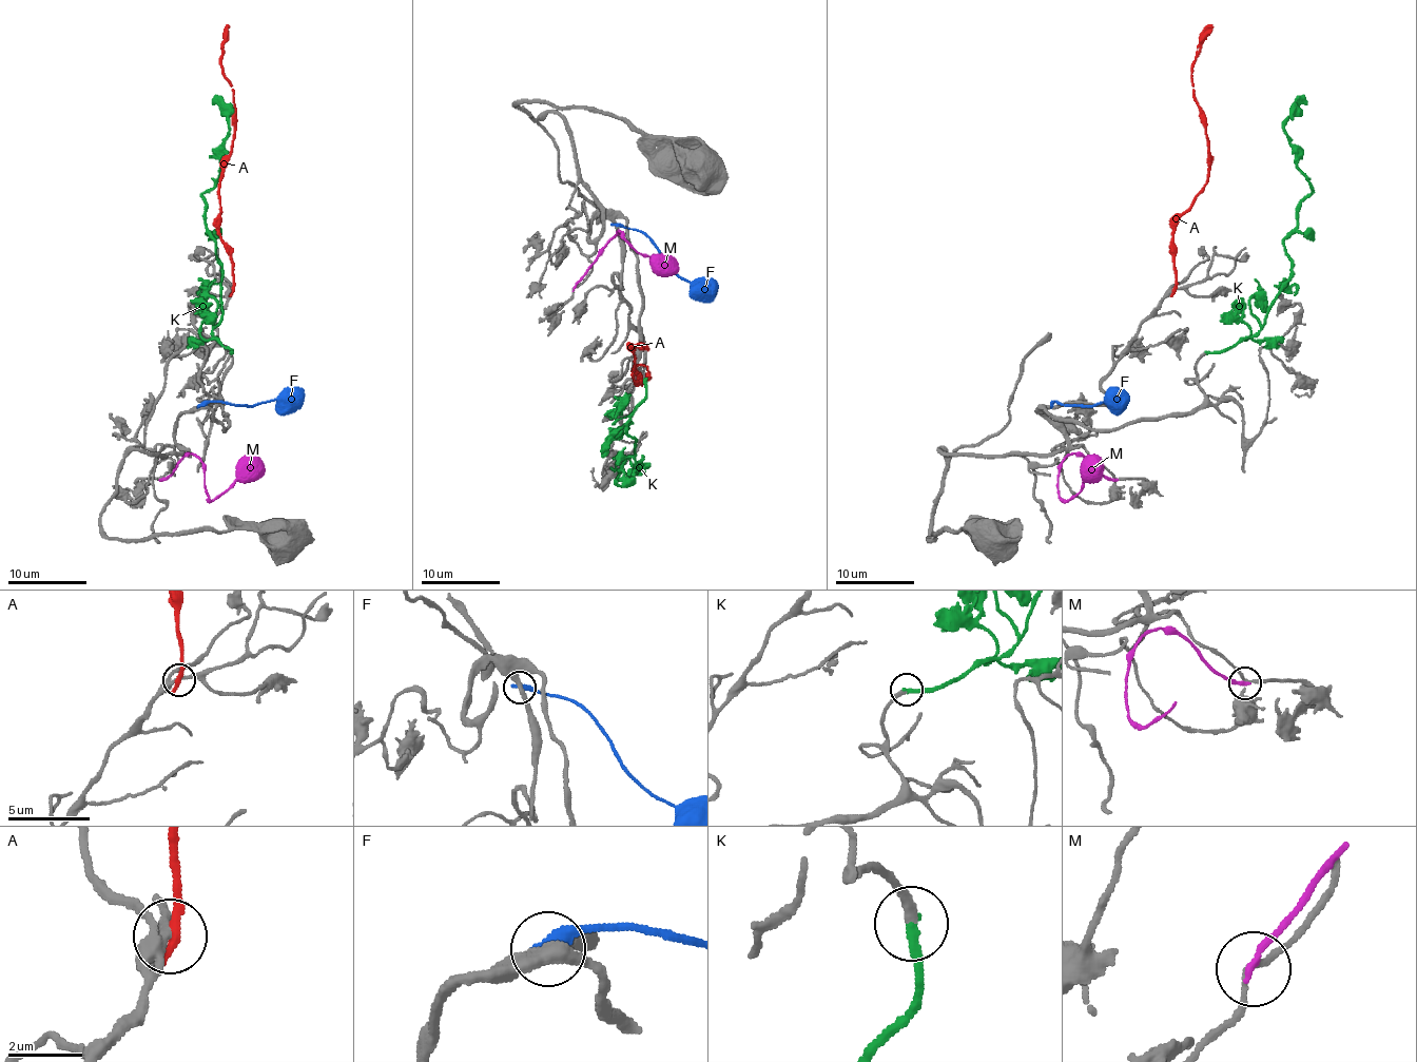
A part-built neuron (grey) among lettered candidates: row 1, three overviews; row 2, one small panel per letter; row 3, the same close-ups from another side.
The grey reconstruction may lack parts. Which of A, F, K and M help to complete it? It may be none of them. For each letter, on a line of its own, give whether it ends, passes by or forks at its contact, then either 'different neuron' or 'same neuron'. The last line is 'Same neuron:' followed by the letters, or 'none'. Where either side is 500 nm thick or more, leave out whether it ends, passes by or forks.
A: it ends | different neuron
F: it ends | different neuron
K: it ends | same neuron
M: it ends | different neuron
Same neuron: K

